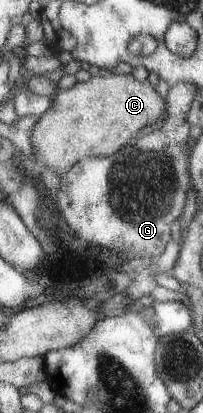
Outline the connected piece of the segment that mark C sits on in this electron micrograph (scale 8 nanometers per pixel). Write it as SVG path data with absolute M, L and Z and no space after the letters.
M115 71L93 76L86 82L77 82L70 89L59 89L53 99L52 106L42 115L32 131L32 146L36 148L37 167L42 166L53 170L61 177L88 157L105 157L118 152L130 142L130 138L139 136L156 127L166 116L167 100L162 98L156 86L146 79L140 82L134 74L116 74Z

